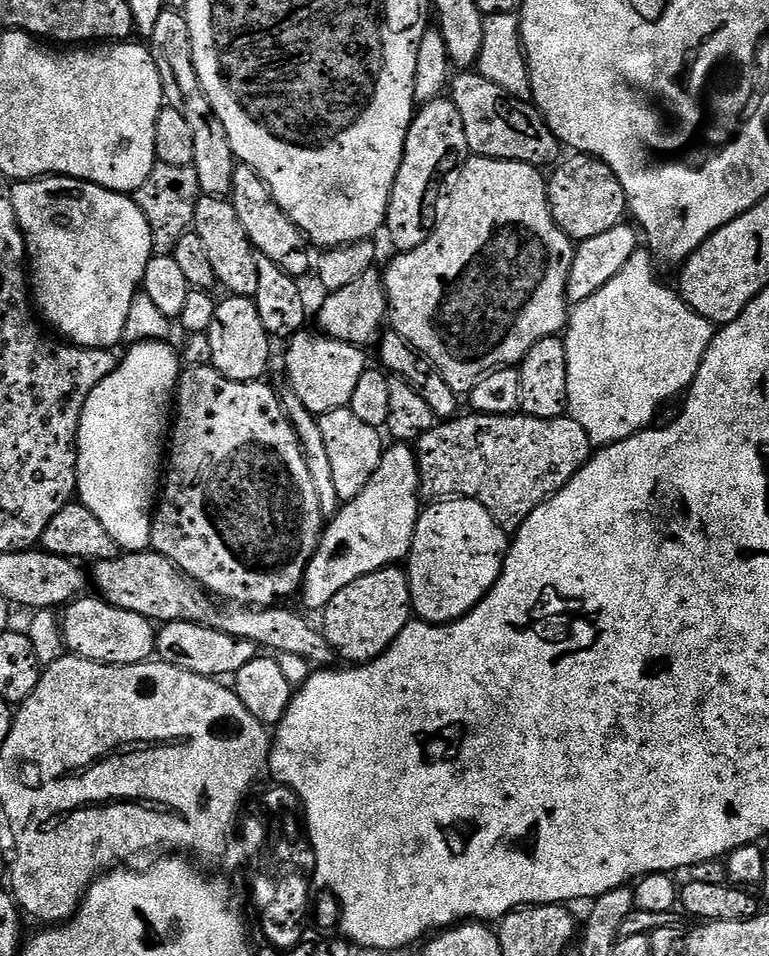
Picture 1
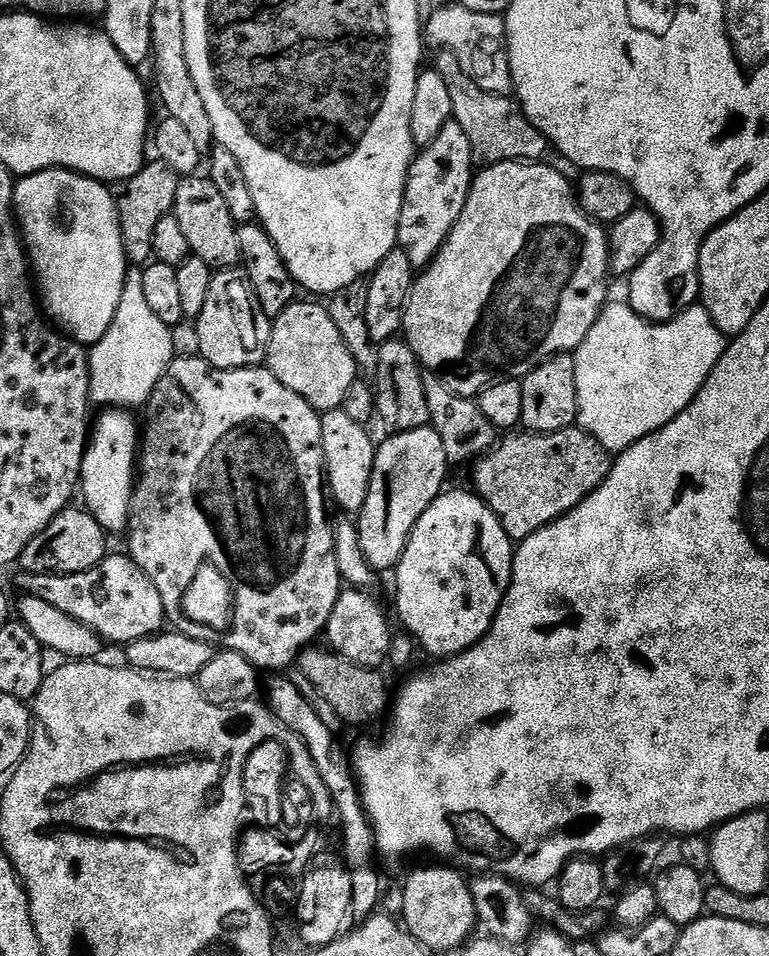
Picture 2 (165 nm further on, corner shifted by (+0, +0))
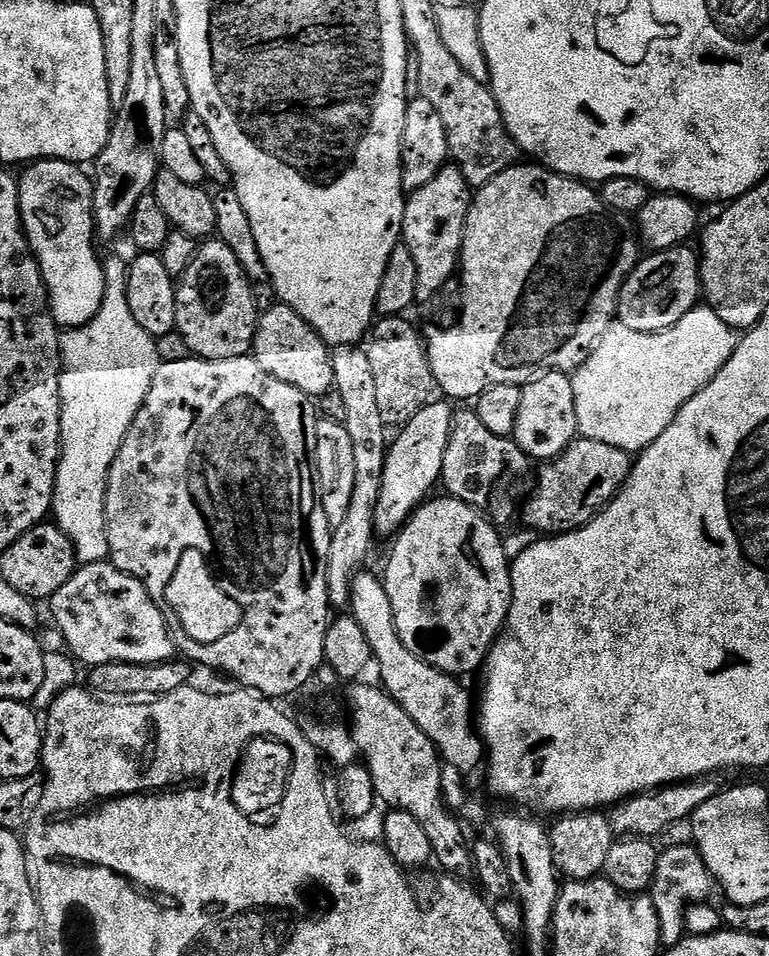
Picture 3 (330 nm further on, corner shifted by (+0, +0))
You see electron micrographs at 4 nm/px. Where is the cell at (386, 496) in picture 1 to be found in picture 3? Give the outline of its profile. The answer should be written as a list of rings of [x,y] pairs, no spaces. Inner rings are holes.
[[[437,402],[426,406],[426,410],[418,410],[418,414],[414,414],[414,418],[397,431],[400,432],[397,436],[395,433],[382,476],[382,495],[378,498],[378,510],[374,514],[376,531],[381,537],[399,533],[412,519],[412,513],[433,495],[432,487],[441,483],[442,458],[446,458],[453,419],[453,405]]]

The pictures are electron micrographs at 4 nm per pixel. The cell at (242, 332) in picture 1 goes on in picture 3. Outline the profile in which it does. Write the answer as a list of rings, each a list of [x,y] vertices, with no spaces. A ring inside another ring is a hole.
[[[209,238],[197,247],[194,262],[190,262],[187,270],[178,277],[176,305],[178,306],[176,331],[182,334],[182,338],[186,338],[186,346],[193,357],[202,360],[225,360],[251,353],[258,323],[254,288],[230,246],[223,244],[219,238]]]

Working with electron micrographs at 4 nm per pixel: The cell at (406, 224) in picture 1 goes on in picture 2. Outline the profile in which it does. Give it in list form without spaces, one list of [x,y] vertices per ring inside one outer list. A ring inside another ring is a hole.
[[[454,122],[445,124],[438,138],[424,152],[415,157],[408,172],[408,188],[404,191],[404,205],[400,225],[396,228],[396,243],[404,251],[407,263],[419,270],[440,252],[440,246],[448,239],[454,225],[462,219],[468,201],[468,189],[474,175],[474,161],[470,142]]]

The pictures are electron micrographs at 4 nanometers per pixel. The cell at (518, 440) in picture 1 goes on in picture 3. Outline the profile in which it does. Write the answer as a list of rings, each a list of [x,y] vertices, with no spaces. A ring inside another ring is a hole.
[[[577,438],[567,450],[557,456],[555,460],[549,460],[544,468],[536,476],[536,489],[532,497],[522,504],[522,520],[524,520],[533,533],[543,534],[545,537],[560,536],[564,532],[573,532],[582,526],[586,526],[599,512],[607,508],[608,503],[616,497],[622,485],[628,481],[628,475],[632,473],[633,457],[626,450],[618,450],[618,446],[606,446],[606,442],[594,442]]]

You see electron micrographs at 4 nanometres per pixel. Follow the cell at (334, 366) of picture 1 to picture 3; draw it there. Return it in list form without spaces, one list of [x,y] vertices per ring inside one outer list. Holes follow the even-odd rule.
[[[279,302],[273,303],[259,317],[251,355],[278,382],[286,382],[302,394],[313,398],[324,396],[335,389],[334,366],[330,345],[298,315],[294,309]]]

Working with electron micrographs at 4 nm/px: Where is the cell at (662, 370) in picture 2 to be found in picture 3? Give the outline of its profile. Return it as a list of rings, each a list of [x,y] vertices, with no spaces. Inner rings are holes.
[[[697,303],[675,326],[664,332],[639,332],[630,326],[615,323],[602,338],[598,350],[572,376],[574,386],[574,410],[578,414],[579,435],[585,440],[606,442],[606,446],[618,446],[629,454],[639,454],[651,446],[674,422],[678,410],[690,402],[712,381],[714,374],[730,362],[738,343],[737,329],[722,320],[707,303]]]

